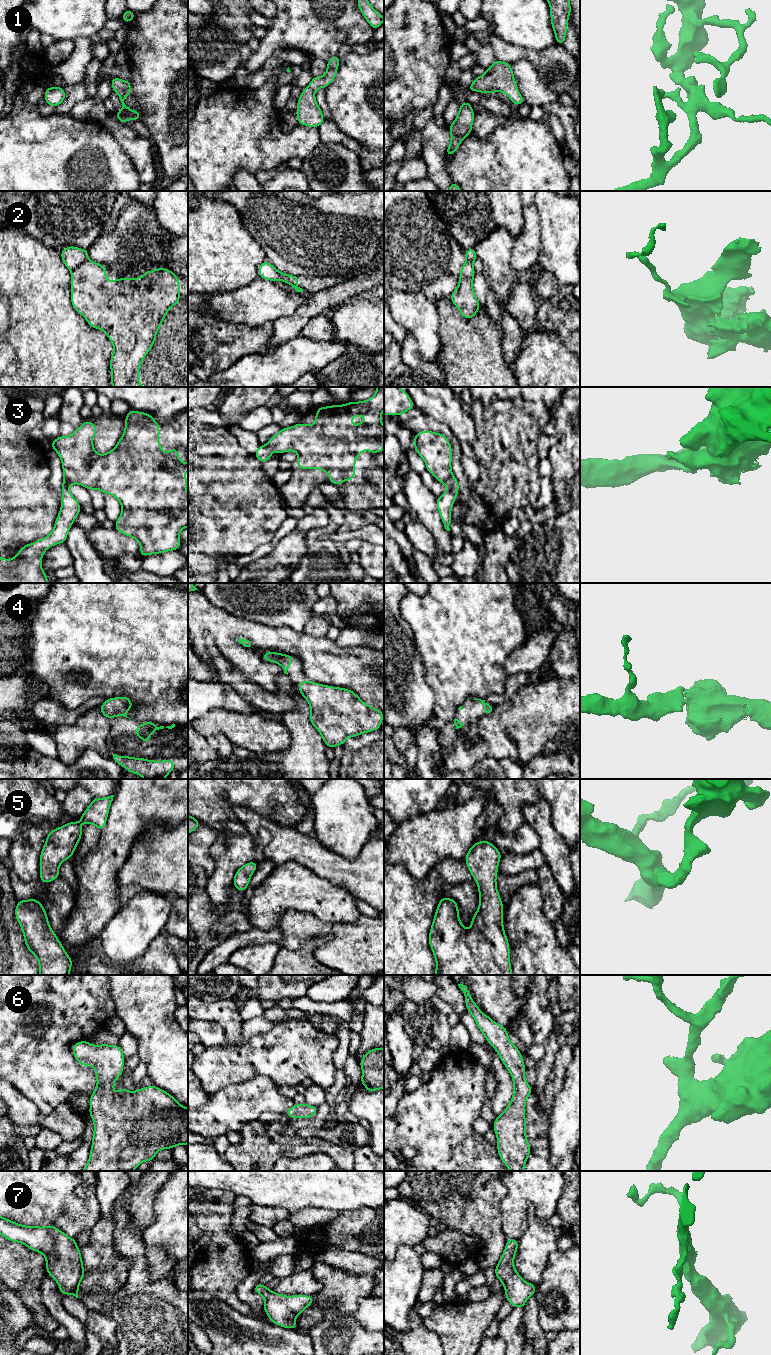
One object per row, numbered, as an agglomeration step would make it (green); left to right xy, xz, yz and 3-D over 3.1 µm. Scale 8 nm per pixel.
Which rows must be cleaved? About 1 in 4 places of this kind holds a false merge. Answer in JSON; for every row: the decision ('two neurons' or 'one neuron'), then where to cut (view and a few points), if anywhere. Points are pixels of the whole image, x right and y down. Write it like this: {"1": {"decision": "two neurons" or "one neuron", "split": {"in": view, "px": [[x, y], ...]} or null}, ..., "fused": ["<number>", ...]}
{"1": {"decision": "one neuron", "split": null}, "2": {"decision": "two neurons", "split": {"in": "xy", "px": [[87, 259], [71, 272]]}}, "3": {"decision": "two neurons", "split": {"in": "yz", "px": [[452, 474], [442, 483]]}}, "4": {"decision": "one neuron", "split": null}, "5": {"decision": "one neuron", "split": null}, "6": {"decision": "one neuron", "split": null}, "7": {"decision": "one neuron", "split": null}, "fused": ["2", "3"]}

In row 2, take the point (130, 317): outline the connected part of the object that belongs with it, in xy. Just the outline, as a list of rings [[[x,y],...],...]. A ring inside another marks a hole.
[[[86,260],[71,272],[71,304],[82,315],[87,323],[95,329],[105,332],[111,341],[114,351],[110,358],[111,384],[112,387],[144,387],[138,383],[140,376],[137,372],[144,362],[144,356],[152,350],[156,342],[156,332],[160,330],[160,324],[168,314],[170,307],[175,307],[180,302],[180,284],[178,276],[168,268],[156,268],[146,271],[142,277],[133,280],[128,277],[113,279],[111,282],[106,278],[105,266],[91,260]]]

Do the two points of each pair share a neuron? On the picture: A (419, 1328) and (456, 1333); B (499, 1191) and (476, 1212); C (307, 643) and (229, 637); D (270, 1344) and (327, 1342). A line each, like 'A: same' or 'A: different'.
A: different
B: same
C: same
D: different

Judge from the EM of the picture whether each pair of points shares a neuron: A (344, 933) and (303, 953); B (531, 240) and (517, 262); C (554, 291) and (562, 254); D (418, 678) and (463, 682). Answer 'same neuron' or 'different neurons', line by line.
A: different neurons
B: same neuron
C: different neurons
D: different neurons

